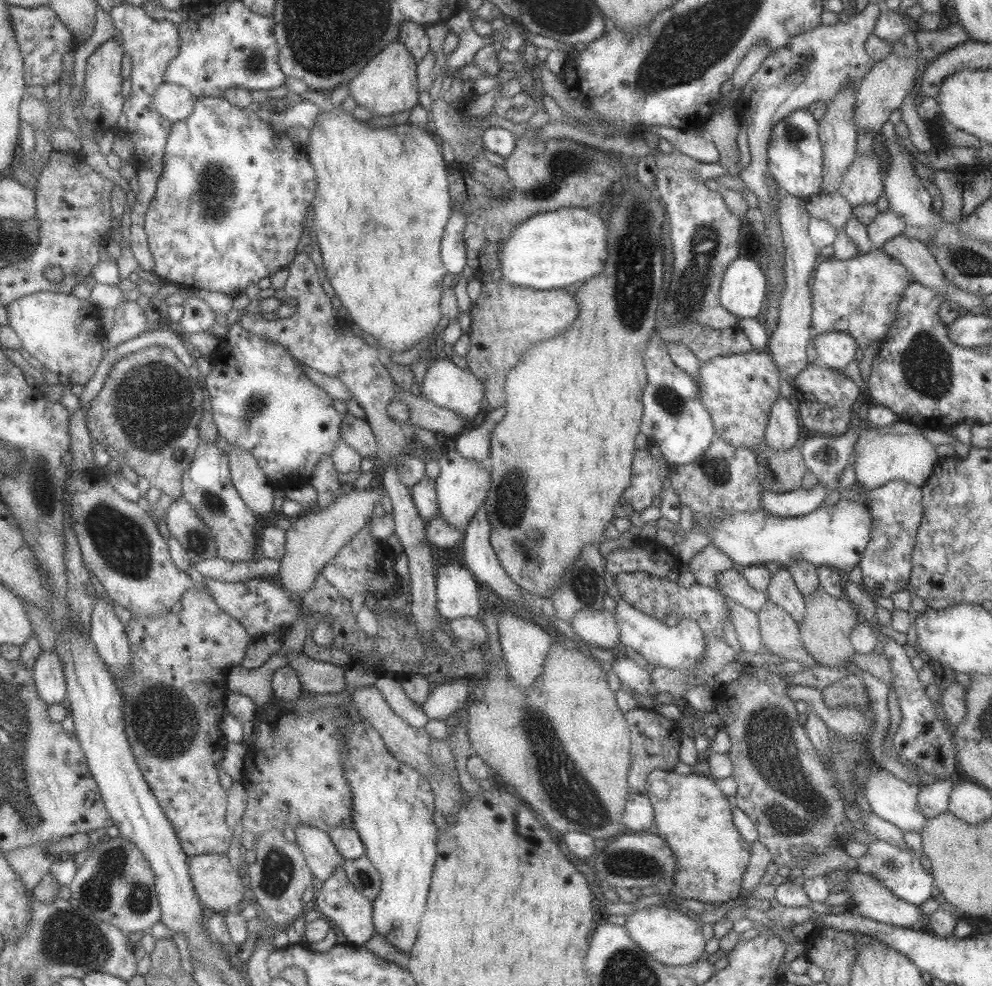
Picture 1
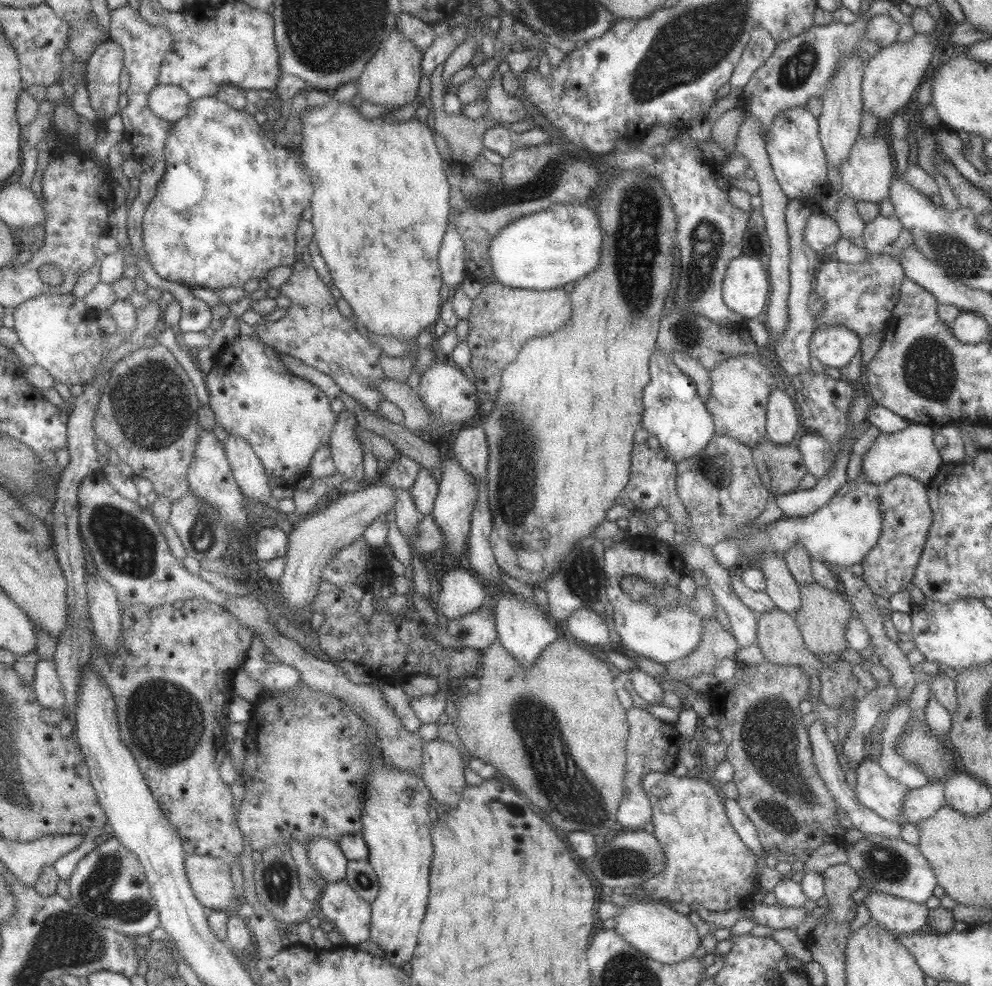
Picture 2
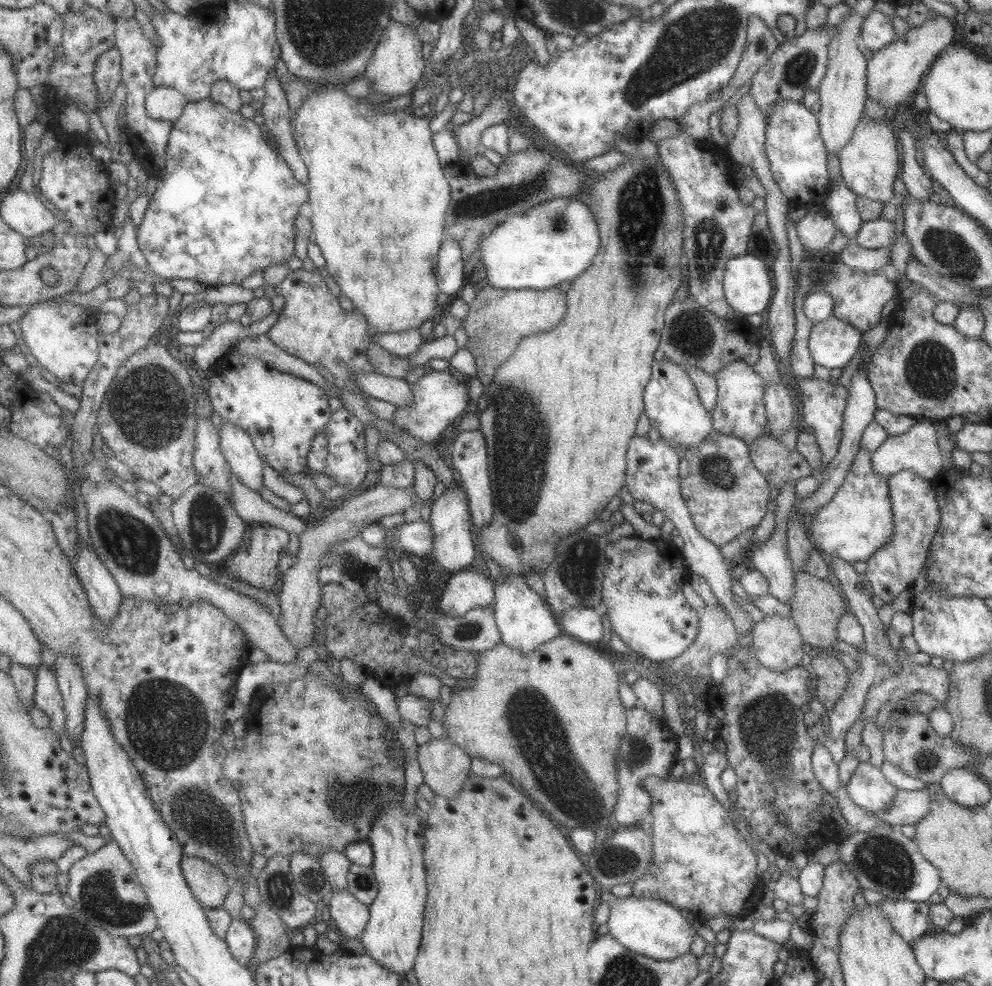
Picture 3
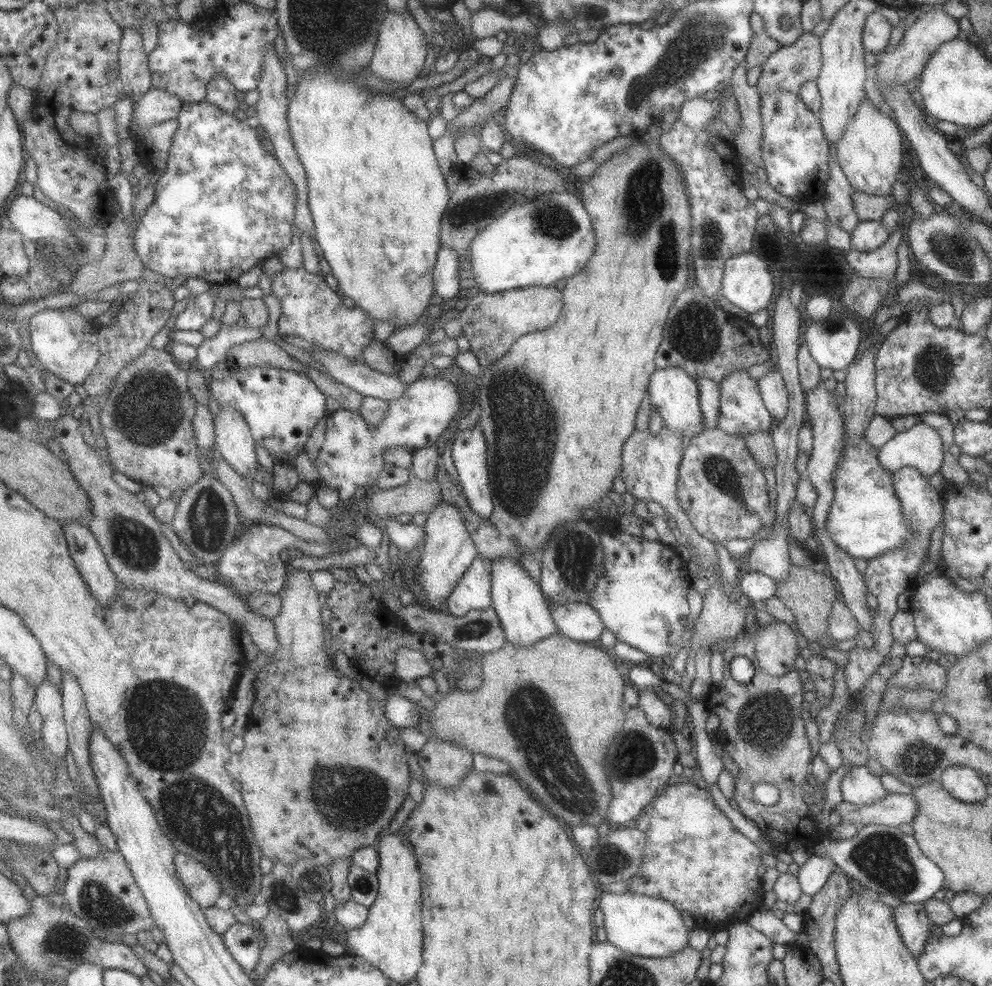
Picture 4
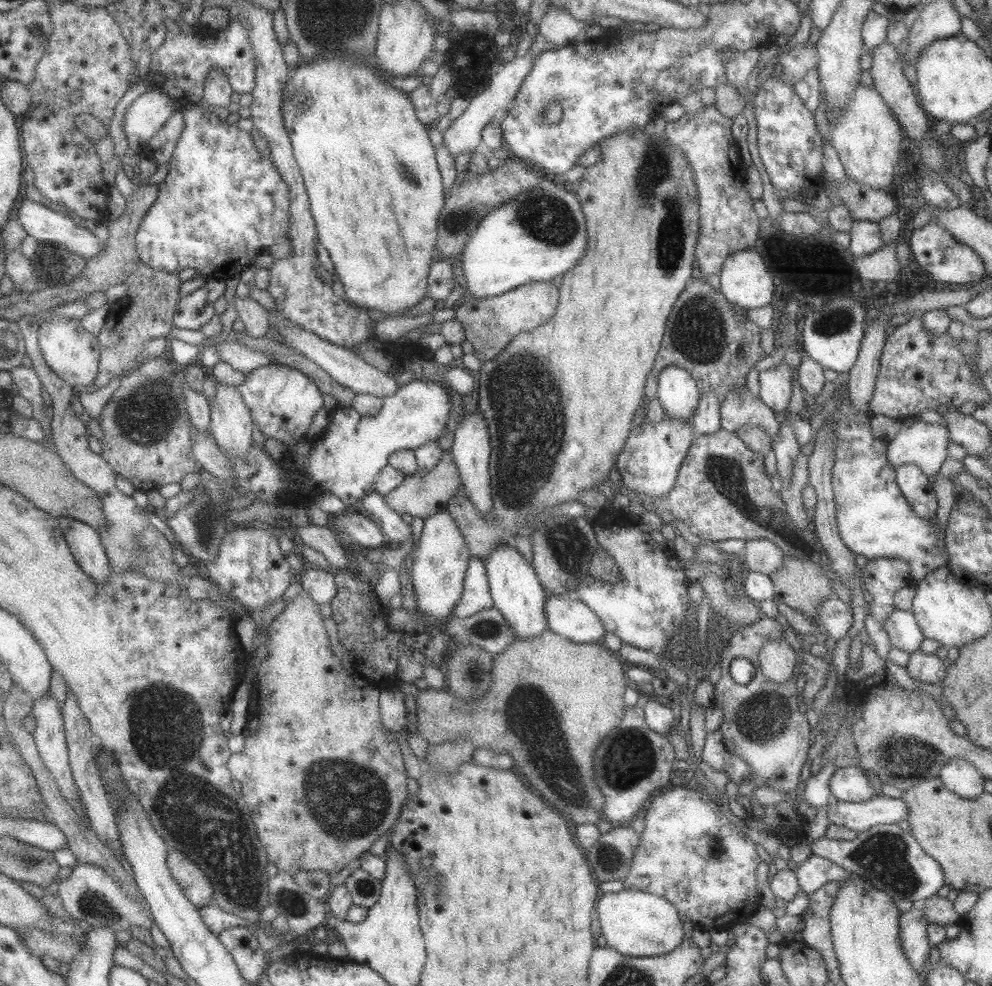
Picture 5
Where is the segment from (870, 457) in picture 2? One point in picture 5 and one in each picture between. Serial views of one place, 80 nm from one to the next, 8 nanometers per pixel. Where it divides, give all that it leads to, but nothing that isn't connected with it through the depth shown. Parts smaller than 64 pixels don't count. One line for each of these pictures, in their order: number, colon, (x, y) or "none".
3: (916, 450)
4: (919, 447)
5: (922, 444)

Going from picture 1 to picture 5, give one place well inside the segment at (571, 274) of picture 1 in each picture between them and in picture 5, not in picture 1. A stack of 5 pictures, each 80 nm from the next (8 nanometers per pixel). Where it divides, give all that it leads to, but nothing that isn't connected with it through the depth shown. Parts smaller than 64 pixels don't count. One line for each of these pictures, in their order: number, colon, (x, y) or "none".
2: (543, 250)
3: (536, 249)
4: (535, 243)
5: (535, 236)

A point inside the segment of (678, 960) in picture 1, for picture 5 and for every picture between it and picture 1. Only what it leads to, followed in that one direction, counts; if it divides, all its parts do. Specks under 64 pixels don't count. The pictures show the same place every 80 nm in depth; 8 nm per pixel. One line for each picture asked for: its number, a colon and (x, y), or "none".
2: (665, 936)
3: (652, 928)
4: (640, 925)
5: (638, 924)

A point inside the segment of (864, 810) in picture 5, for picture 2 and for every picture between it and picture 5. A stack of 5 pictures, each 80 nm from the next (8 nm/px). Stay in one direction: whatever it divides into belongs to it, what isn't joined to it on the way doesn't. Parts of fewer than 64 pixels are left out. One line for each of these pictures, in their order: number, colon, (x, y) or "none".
2: (920, 803)
3: (907, 807)
4: (893, 809)

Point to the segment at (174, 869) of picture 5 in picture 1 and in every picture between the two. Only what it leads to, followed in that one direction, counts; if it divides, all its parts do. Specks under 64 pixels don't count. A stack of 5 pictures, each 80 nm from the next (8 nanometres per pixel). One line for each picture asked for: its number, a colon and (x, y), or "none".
1: (218, 886)
2: (209, 878)
3: (208, 884)
4: (201, 884)

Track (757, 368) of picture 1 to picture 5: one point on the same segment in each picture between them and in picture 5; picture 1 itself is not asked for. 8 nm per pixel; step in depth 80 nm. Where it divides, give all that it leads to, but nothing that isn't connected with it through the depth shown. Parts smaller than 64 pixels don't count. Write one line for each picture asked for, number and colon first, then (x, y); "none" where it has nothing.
2: (739, 388)
3: (739, 411)
4: (741, 410)
5: (739, 407)

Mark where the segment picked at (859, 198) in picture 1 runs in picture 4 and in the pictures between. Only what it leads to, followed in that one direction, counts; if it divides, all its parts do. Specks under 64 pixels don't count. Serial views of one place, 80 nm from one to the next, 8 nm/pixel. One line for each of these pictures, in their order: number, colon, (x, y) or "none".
2: (866, 175)
3: (869, 162)
4: (869, 153)

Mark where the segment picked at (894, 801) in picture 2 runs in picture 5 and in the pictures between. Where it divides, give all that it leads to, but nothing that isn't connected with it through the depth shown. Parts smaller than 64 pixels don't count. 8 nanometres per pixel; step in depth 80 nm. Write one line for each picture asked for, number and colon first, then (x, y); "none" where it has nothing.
3: (867, 788)
4: (859, 787)
5: (848, 784)

